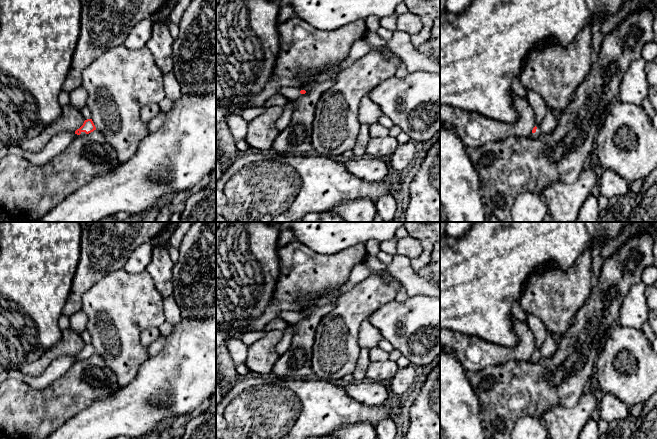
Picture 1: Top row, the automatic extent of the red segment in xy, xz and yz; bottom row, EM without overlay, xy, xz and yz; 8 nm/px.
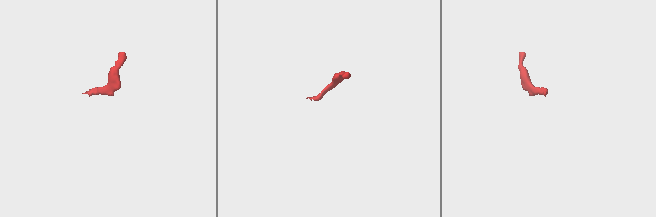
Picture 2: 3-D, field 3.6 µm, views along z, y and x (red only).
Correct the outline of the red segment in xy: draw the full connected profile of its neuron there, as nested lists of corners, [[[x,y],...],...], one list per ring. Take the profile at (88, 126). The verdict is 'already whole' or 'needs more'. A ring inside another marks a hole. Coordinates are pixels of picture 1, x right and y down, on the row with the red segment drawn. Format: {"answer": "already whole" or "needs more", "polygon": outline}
{"answer": "needs more", "polygon": [[[87,119],[74,133],[62,132],[53,136],[47,145],[38,153],[25,151],[21,148],[11,149],[10,152],[17,152],[23,158],[27,159],[31,164],[42,166],[51,161],[55,156],[62,153],[75,137],[79,135],[85,136],[94,130],[96,130],[96,127],[92,119]]]}

